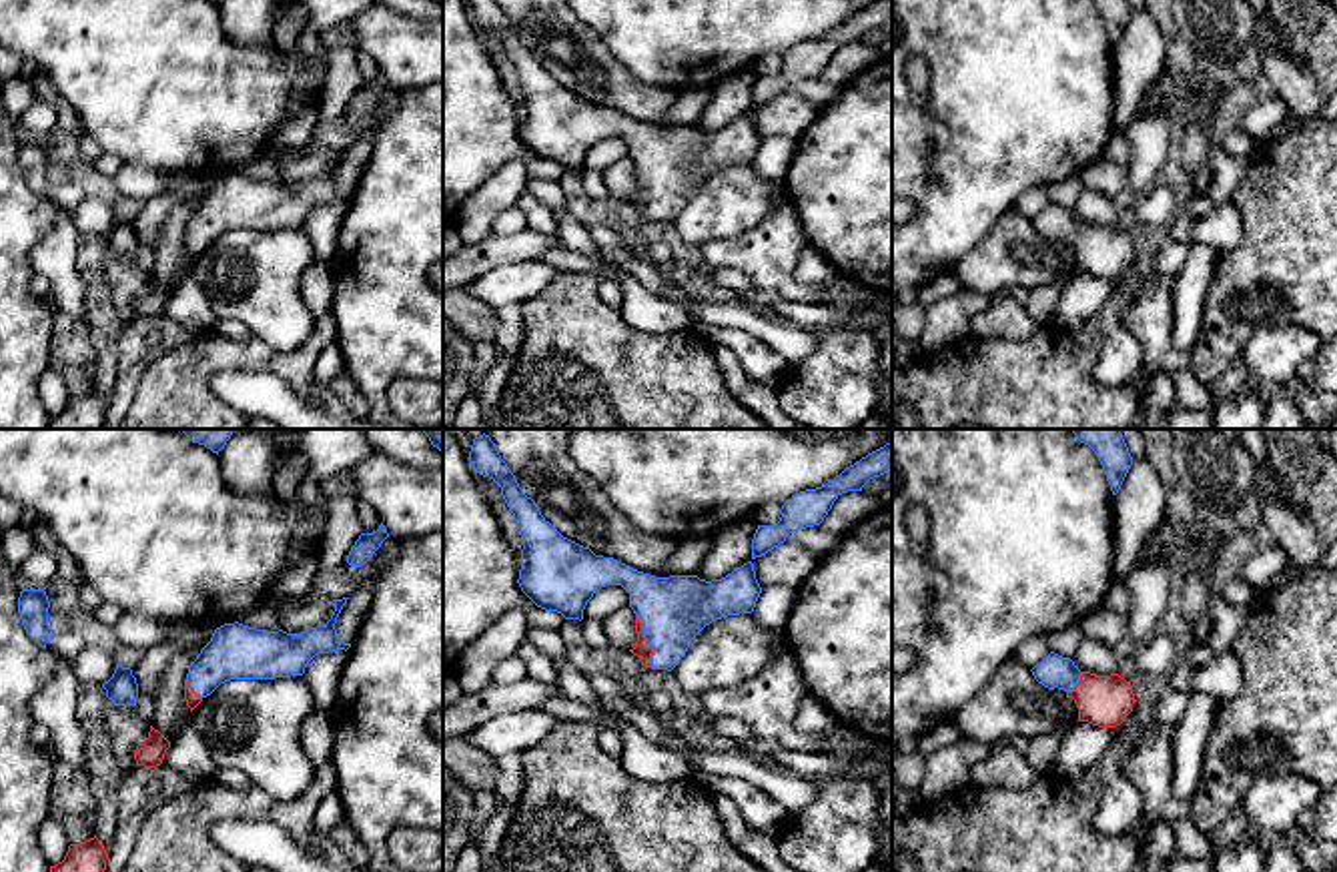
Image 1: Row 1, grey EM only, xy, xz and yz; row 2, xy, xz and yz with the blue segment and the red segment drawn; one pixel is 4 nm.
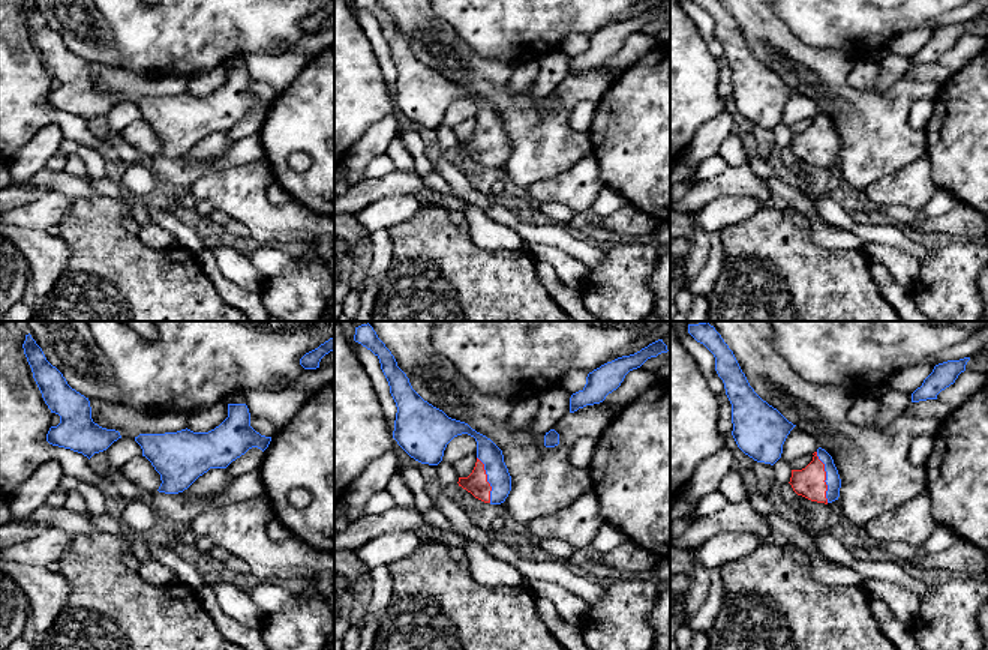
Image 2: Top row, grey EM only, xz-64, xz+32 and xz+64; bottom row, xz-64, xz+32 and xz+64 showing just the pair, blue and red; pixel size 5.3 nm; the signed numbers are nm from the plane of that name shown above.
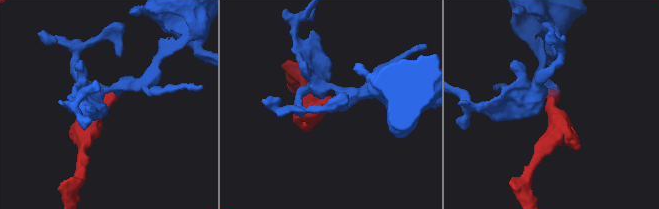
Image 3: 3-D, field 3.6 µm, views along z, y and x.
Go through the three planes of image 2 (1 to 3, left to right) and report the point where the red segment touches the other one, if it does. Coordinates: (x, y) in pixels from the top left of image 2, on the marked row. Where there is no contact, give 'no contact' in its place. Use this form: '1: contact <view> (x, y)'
1: no contact
2: contact xz+32 (488, 479)
3: contact xz+64 (826, 478)

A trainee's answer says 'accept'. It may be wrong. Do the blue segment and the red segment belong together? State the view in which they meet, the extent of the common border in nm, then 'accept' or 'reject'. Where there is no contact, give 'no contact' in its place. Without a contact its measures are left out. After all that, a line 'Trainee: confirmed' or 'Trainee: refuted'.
contact in xz; length 220 nm; accept
Trainee: confirmed

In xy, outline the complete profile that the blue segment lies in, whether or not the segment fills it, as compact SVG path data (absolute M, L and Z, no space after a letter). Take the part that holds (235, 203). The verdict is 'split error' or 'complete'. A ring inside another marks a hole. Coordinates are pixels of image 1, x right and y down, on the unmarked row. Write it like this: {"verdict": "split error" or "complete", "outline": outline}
{"verdict": "split error", "outline": "M333 150L331 170L301 184L267 182L239 172L216 178L184 231L184 251L190 263L225 233L303 227L315 206L347 202L351 194L341 192L335 180L347 150Z"}

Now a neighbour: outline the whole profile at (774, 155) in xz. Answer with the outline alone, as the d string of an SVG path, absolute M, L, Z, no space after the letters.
M772 134L762 140L752 168L758 176L766 180L782 182L788 174L792 158L796 154L796 136L794 134Z

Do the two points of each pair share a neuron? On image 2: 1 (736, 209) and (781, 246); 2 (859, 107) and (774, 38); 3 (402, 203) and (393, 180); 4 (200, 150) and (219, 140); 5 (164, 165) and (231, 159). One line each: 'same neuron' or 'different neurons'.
1: different neurons
2: same neuron
3: different neurons
4: same neuron
5: same neuron

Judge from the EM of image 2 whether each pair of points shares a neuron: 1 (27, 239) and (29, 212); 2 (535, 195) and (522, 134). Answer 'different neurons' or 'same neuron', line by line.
1: different neurons
2: different neurons

